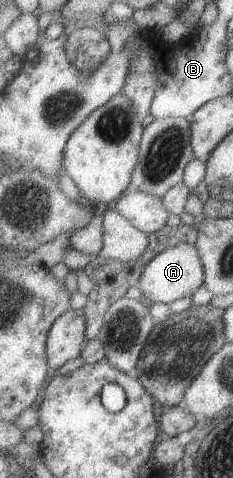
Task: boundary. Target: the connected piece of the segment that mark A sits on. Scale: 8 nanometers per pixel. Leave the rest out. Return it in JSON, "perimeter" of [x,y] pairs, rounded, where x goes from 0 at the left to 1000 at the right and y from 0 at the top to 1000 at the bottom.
{"perimeter":[[[781,508],[678,533],[635,554],[609,592],[592,598],[618,613],[618,628],[644,636],[691,632],[738,636],[833,619],[884,594],[888,569],[867,529],[833,508]]]}

